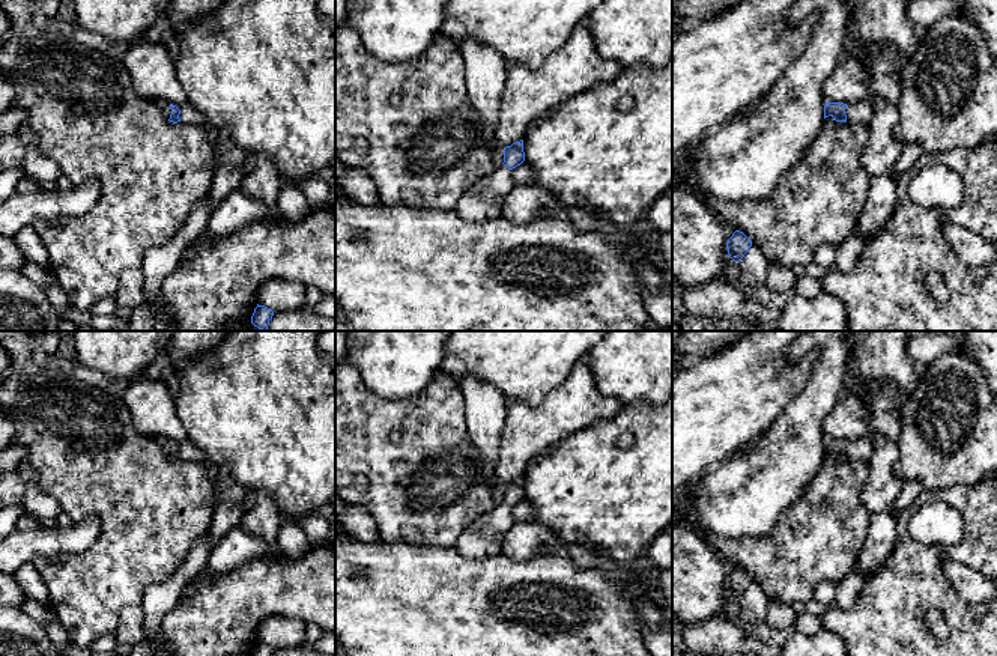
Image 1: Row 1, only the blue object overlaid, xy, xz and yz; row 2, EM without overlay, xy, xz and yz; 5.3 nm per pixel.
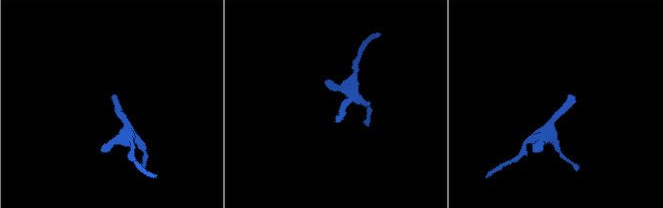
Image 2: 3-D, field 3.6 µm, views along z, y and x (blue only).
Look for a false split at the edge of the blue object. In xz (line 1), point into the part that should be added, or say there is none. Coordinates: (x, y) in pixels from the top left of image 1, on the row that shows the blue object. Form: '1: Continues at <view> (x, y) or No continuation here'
1: Continues at xz (481, 202)

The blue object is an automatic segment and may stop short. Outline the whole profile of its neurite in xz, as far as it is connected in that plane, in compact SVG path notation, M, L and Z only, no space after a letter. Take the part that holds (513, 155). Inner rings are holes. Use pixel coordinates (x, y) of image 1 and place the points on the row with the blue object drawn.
M523 140L504 147L502 166L460 196L454 206L456 214L469 223L501 218L502 202L516 185L511 170L523 161Z

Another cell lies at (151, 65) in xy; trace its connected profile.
M146 38L137 39L128 44L122 63L129 74L134 92L140 98L162 99L176 105L180 110L180 123L202 126L209 144L215 147L217 129L188 104L188 98L176 77L173 50L167 44L152 42Z

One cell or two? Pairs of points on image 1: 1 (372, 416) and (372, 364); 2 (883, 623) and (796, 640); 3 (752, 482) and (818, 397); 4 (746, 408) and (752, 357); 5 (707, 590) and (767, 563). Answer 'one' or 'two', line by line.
1: two
2: two
3: one
4: one
5: two

